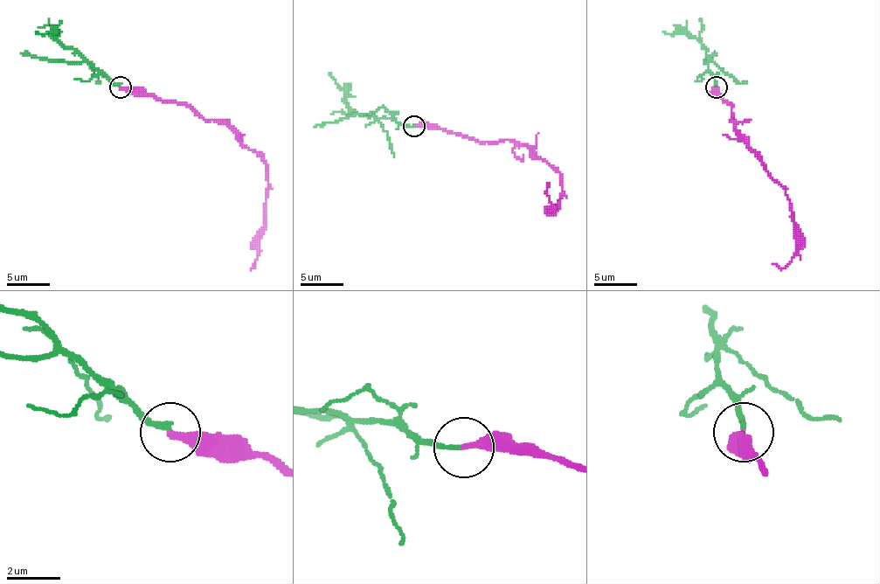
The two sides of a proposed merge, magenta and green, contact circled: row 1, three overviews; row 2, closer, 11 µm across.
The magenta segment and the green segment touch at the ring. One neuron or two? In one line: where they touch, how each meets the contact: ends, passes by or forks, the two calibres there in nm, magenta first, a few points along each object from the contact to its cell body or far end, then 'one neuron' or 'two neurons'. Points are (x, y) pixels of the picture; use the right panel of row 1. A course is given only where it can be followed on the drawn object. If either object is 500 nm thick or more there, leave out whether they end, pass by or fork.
place (716, 86); magenta ends; green ends; calibres 320 and 200 nm; course magenta (717, 87), (731, 107), (730, 120), (737, 137), (786, 191), (796, 232), (796, 255), (783, 268), (772, 264); course green (717, 85), (708, 70), (706, 51), (695, 38), (680, 31), (662, 31); two neurons

